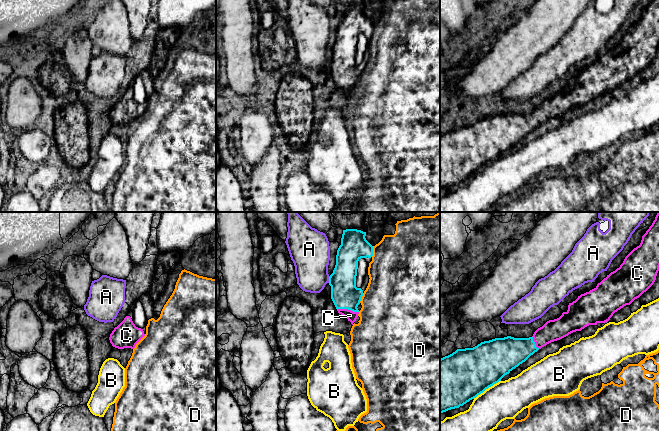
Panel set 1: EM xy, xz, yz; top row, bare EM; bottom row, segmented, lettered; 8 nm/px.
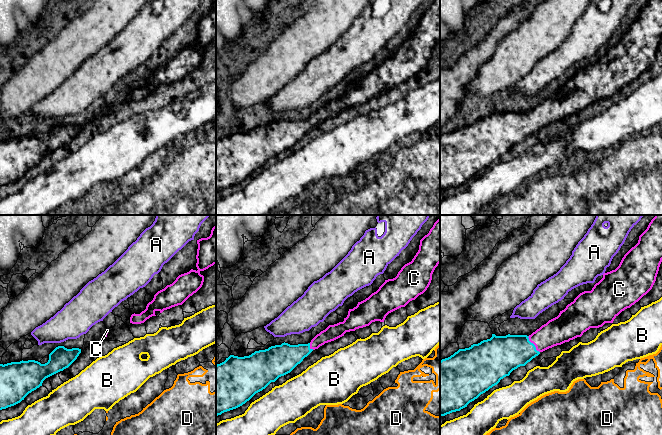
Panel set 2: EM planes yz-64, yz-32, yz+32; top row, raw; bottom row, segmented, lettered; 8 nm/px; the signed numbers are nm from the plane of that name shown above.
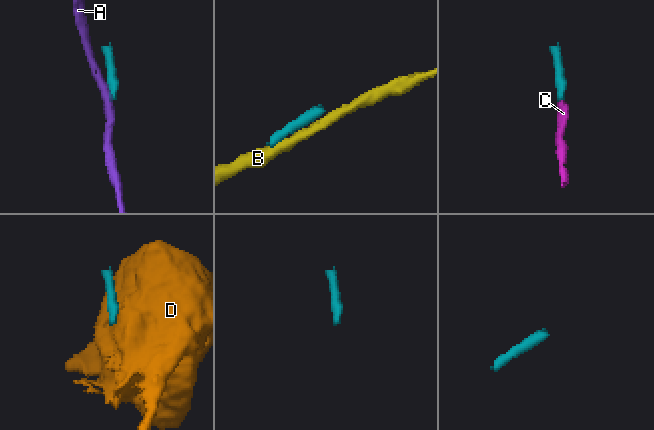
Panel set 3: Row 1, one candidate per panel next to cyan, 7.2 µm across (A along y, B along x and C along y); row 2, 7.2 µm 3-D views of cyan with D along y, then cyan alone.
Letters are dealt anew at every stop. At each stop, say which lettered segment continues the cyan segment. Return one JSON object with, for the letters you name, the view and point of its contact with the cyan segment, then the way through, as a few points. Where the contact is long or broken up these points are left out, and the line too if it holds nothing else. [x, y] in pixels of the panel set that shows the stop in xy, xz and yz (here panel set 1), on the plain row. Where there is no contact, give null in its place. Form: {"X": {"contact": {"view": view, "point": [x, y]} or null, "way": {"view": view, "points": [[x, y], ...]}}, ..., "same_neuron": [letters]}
{"C": {"contact": {"view": "xz", "point": [348, 85]}, "way": {"view": "xz", "points": [[345, 71], [348, 85], [350, 91]]}}, "same_neuron": ["C"]}

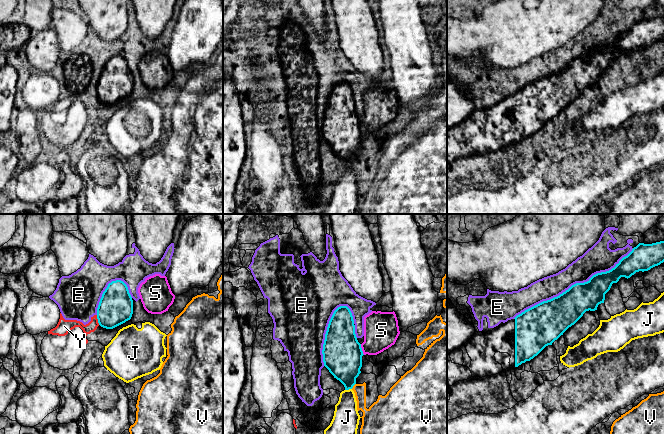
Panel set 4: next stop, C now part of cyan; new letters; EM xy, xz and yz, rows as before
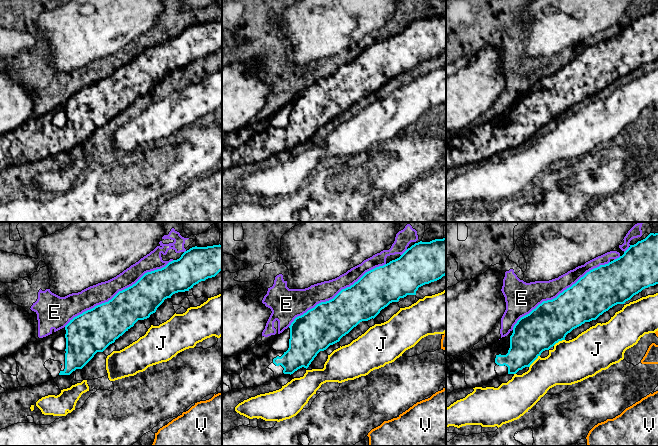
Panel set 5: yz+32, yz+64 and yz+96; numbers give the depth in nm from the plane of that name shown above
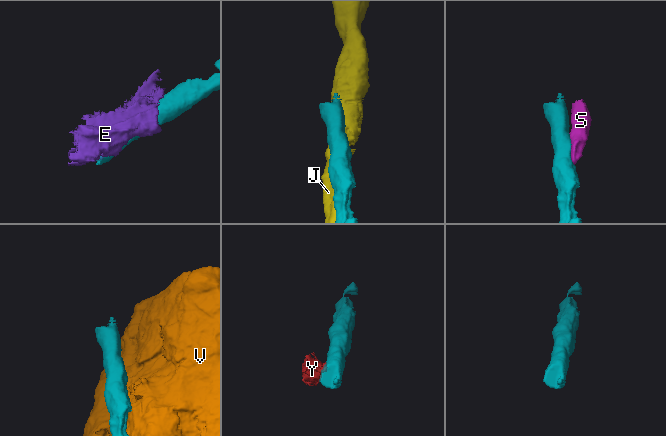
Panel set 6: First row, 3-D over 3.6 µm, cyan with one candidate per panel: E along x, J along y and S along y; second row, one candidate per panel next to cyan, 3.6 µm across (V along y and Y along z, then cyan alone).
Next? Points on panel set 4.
{"same_neuron": []}

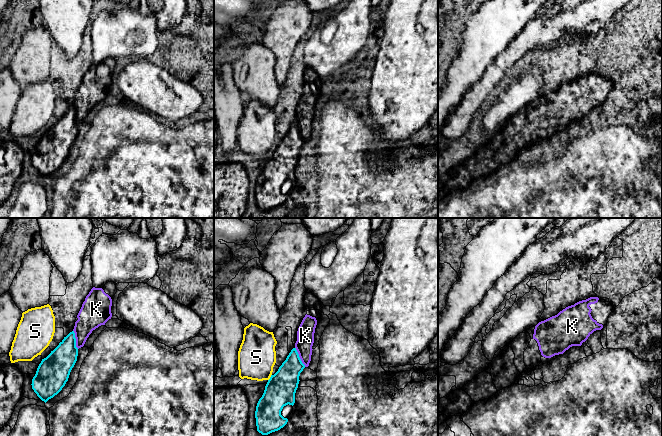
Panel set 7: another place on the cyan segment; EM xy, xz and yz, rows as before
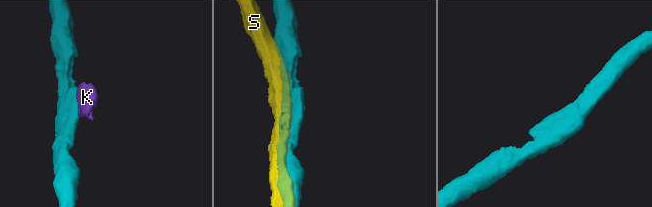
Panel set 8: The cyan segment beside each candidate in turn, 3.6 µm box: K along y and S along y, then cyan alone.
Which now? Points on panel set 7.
{"same_neuron": []}

